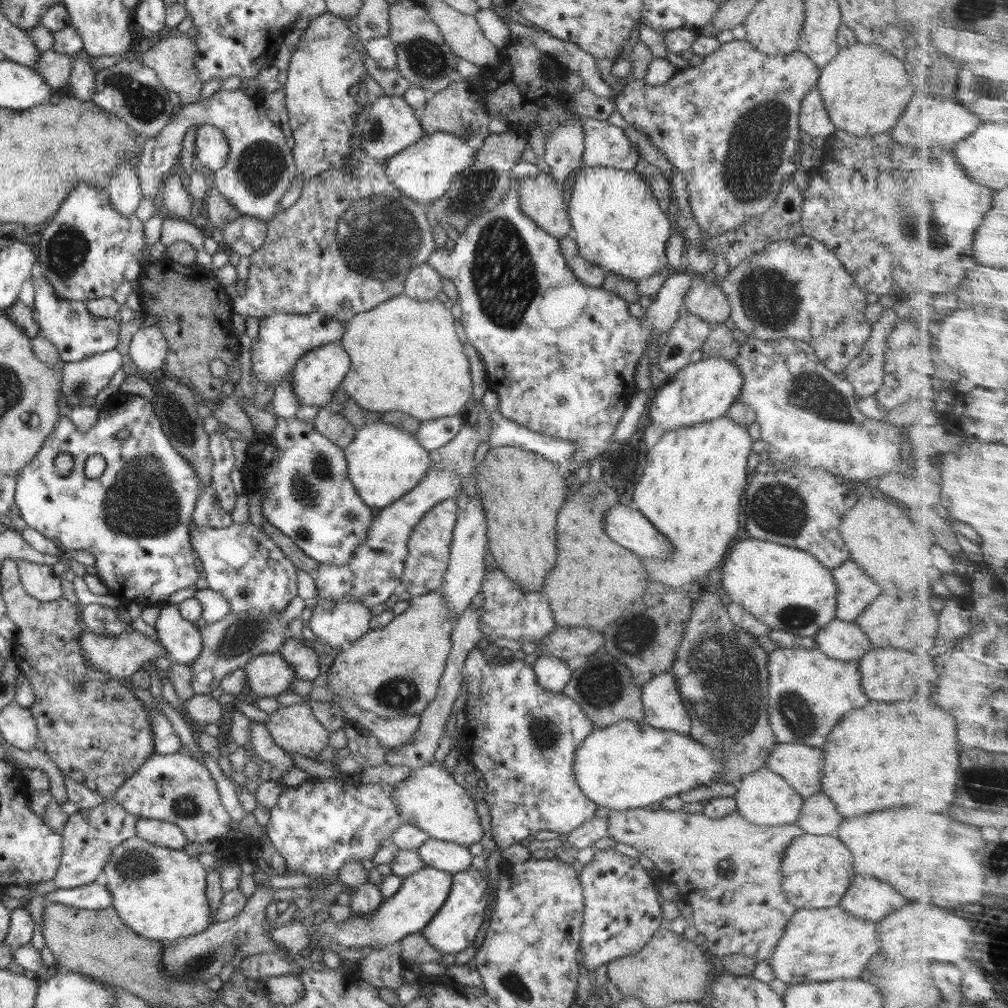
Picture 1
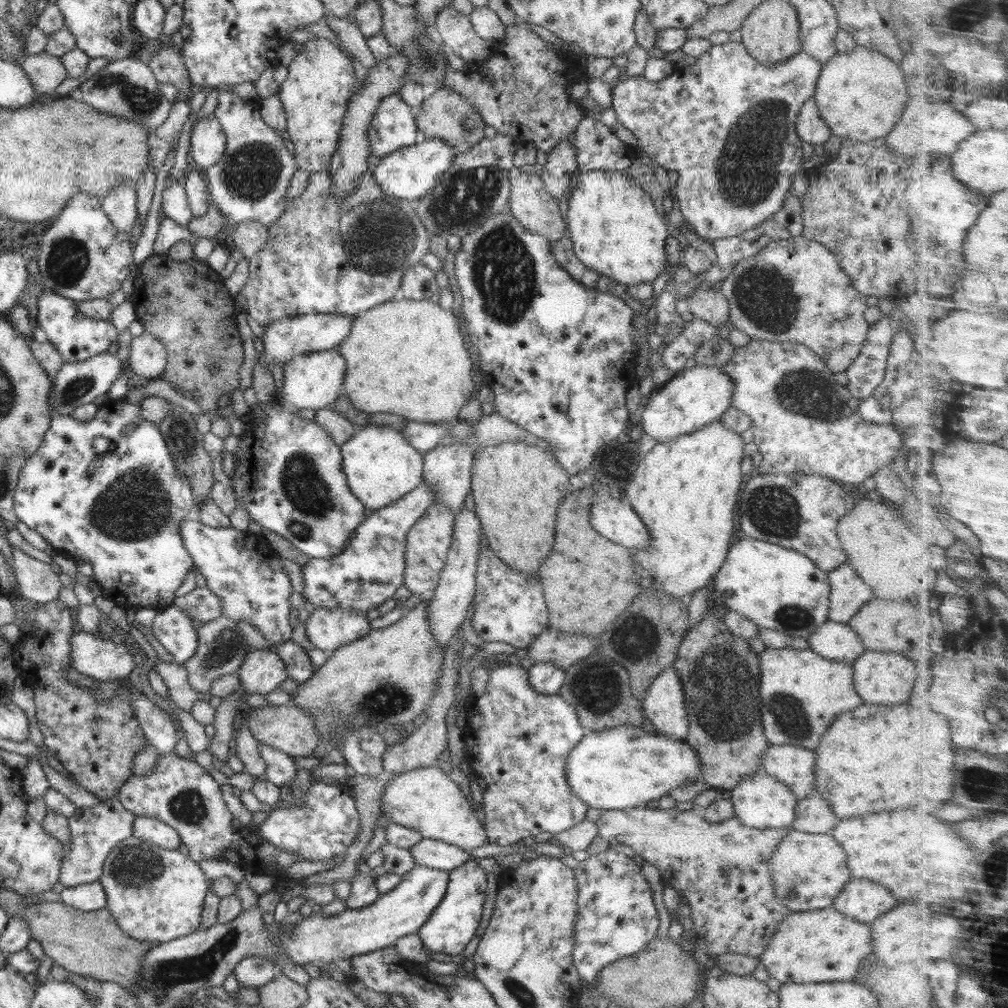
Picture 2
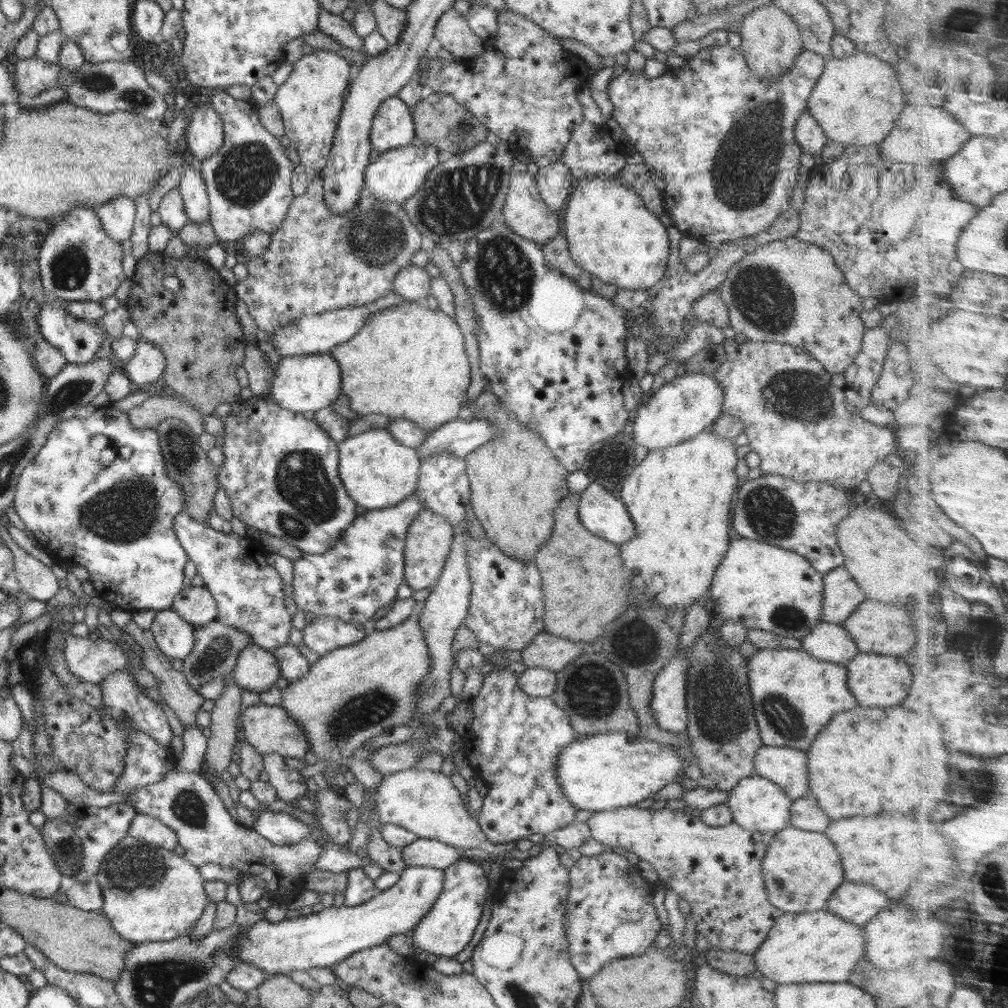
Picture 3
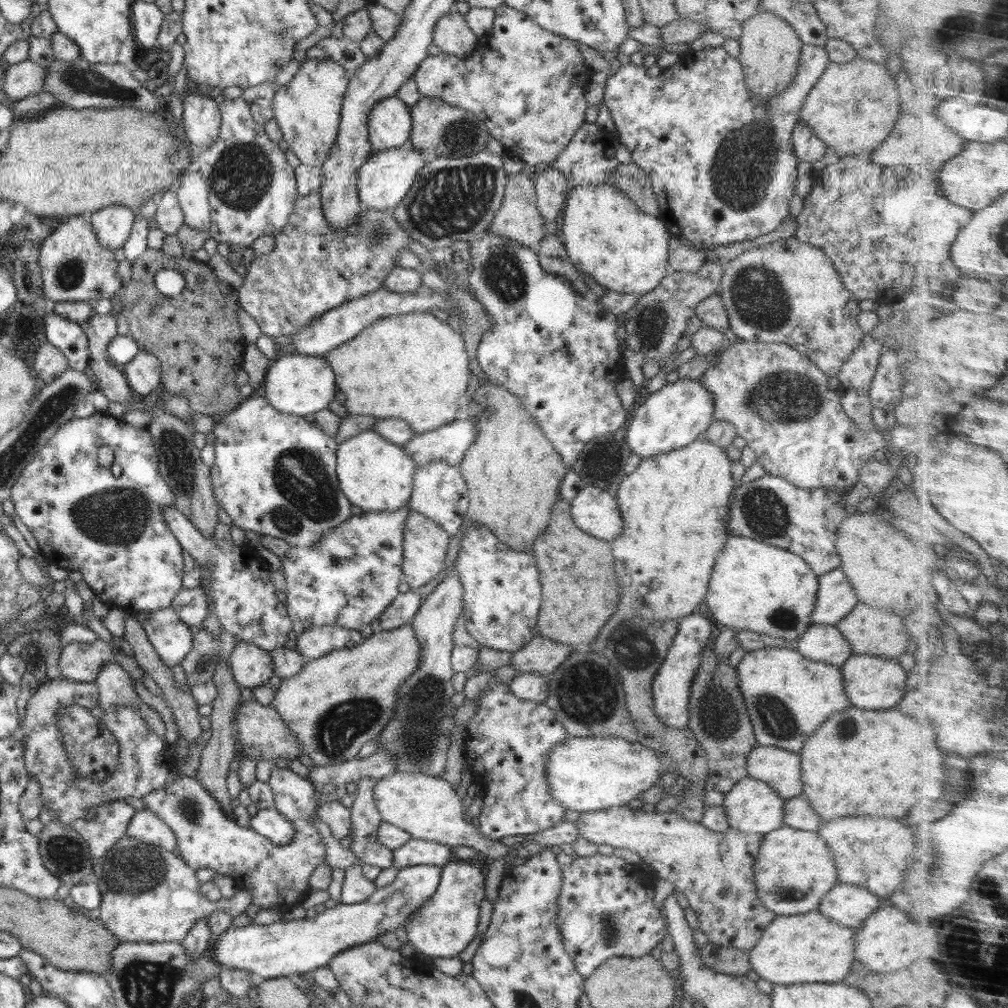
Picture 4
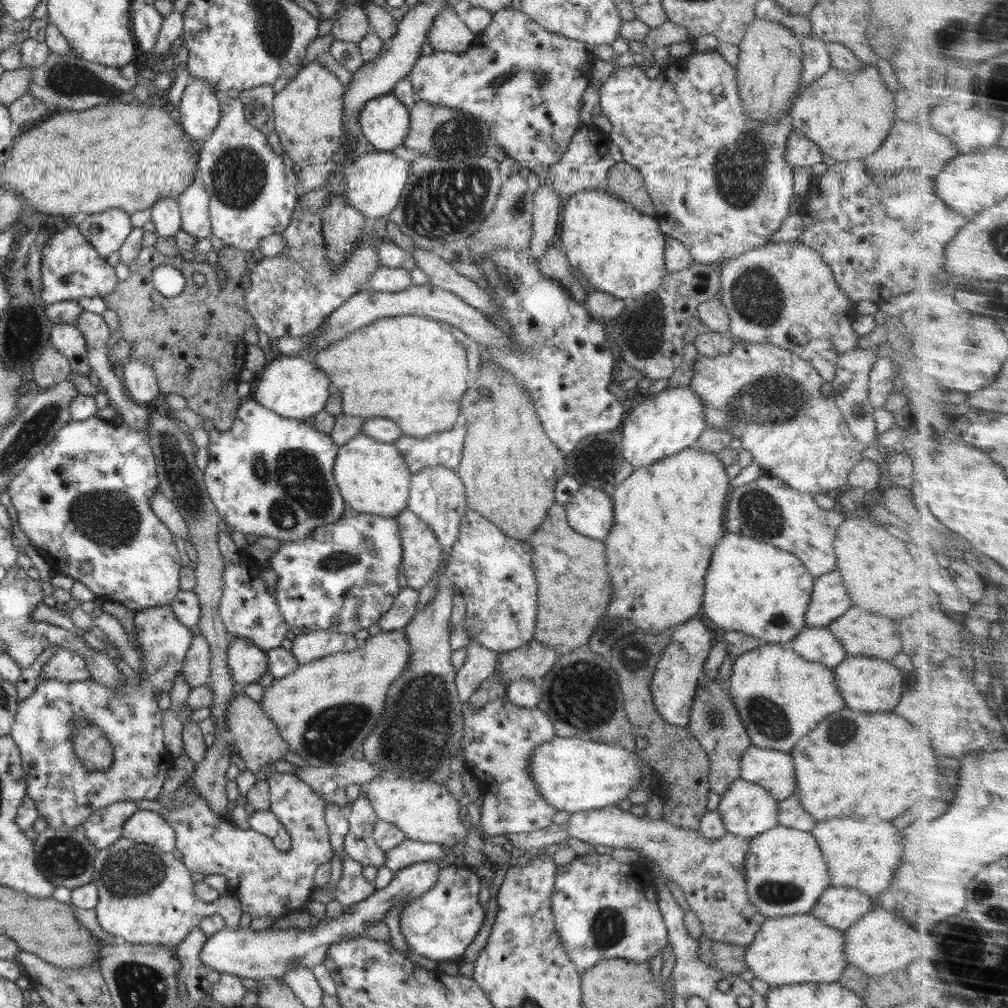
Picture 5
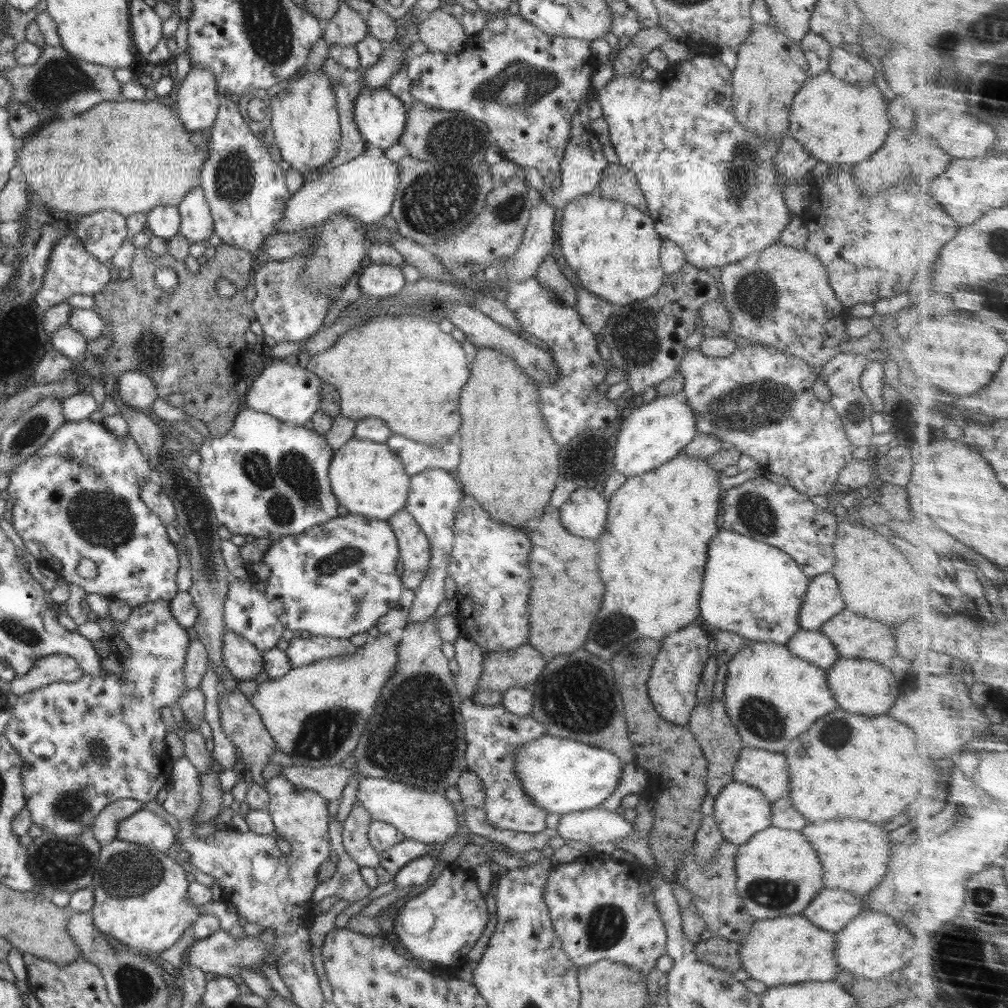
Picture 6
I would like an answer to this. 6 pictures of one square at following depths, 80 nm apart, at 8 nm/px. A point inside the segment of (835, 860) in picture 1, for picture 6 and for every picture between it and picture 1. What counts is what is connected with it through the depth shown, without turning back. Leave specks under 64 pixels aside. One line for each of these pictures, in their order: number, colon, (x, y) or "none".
2: (808, 870)
3: (801, 869)
4: (794, 869)
5: (785, 871)
6: (779, 873)

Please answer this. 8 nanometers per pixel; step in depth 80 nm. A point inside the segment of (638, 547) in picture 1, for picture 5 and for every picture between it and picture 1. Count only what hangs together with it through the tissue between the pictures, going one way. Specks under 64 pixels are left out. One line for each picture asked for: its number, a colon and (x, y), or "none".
2: (617, 521)
3: (603, 514)
4: (596, 512)
5: (590, 512)

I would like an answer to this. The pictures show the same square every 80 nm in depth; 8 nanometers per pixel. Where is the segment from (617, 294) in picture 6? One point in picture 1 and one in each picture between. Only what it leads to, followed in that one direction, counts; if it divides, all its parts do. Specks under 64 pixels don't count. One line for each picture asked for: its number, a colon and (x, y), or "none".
1: (617, 223)
2: (615, 229)
3: (611, 234)
4: (606, 236)
5: (620, 250)

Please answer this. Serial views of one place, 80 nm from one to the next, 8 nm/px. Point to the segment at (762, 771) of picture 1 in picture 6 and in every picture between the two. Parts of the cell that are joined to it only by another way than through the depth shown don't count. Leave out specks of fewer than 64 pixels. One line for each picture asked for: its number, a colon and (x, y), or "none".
2: (759, 800)
3: (757, 804)
4: (752, 806)
5: (746, 809)
6: (740, 810)

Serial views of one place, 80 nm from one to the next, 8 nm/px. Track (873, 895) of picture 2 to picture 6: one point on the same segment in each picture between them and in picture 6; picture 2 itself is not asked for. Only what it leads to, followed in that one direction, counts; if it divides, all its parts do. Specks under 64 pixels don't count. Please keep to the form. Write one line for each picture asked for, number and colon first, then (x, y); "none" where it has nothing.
3: (857, 902)
4: (846, 904)
5: (839, 907)
6: (831, 909)

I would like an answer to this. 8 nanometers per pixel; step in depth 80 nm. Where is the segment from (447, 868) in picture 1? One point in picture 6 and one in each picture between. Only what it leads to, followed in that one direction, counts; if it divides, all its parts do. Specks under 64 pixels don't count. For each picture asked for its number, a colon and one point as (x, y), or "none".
2: (431, 853)
3: (422, 852)
4: (414, 852)
5: (409, 851)
6: (393, 859)

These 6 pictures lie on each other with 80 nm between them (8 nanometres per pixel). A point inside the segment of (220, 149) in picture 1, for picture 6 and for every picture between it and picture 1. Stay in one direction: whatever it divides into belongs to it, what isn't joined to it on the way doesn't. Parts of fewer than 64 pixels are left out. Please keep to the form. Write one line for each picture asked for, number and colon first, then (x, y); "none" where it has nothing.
2: (208, 140)
3: (204, 136)
4: (201, 119)
5: (199, 108)
6: (197, 97)

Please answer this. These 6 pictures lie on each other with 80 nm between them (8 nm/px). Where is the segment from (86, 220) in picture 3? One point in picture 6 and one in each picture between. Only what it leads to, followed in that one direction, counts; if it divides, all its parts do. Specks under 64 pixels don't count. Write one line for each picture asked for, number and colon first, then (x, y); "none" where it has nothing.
4: (74, 267)
5: (71, 268)
6: (71, 270)

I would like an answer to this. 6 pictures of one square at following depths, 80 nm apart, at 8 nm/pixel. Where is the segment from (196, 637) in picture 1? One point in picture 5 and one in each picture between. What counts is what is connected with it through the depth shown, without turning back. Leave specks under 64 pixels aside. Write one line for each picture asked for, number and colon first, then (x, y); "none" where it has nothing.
2: (175, 630)
3: (174, 636)
4: (172, 640)
5: (66, 794)

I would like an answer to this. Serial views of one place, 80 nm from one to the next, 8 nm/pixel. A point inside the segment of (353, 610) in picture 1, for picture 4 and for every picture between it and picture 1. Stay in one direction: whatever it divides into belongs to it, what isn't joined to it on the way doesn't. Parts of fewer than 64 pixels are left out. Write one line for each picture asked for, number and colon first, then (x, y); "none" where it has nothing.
2: (328, 629)
3: (325, 634)
4: (316, 641)

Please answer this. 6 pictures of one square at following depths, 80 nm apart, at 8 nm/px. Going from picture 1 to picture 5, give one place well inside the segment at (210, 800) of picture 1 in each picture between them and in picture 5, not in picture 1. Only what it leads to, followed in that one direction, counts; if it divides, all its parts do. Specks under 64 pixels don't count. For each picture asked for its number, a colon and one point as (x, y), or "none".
2: (180, 792)
3: (185, 801)
4: (276, 875)
5: (268, 882)

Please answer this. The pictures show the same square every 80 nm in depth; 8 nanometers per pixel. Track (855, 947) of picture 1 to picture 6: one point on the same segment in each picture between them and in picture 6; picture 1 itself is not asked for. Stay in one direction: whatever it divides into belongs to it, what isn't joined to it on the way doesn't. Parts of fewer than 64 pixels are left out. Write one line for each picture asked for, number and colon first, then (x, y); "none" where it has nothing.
2: (824, 945)
3: (816, 946)
4: (807, 948)
5: (801, 948)
6: (789, 949)

